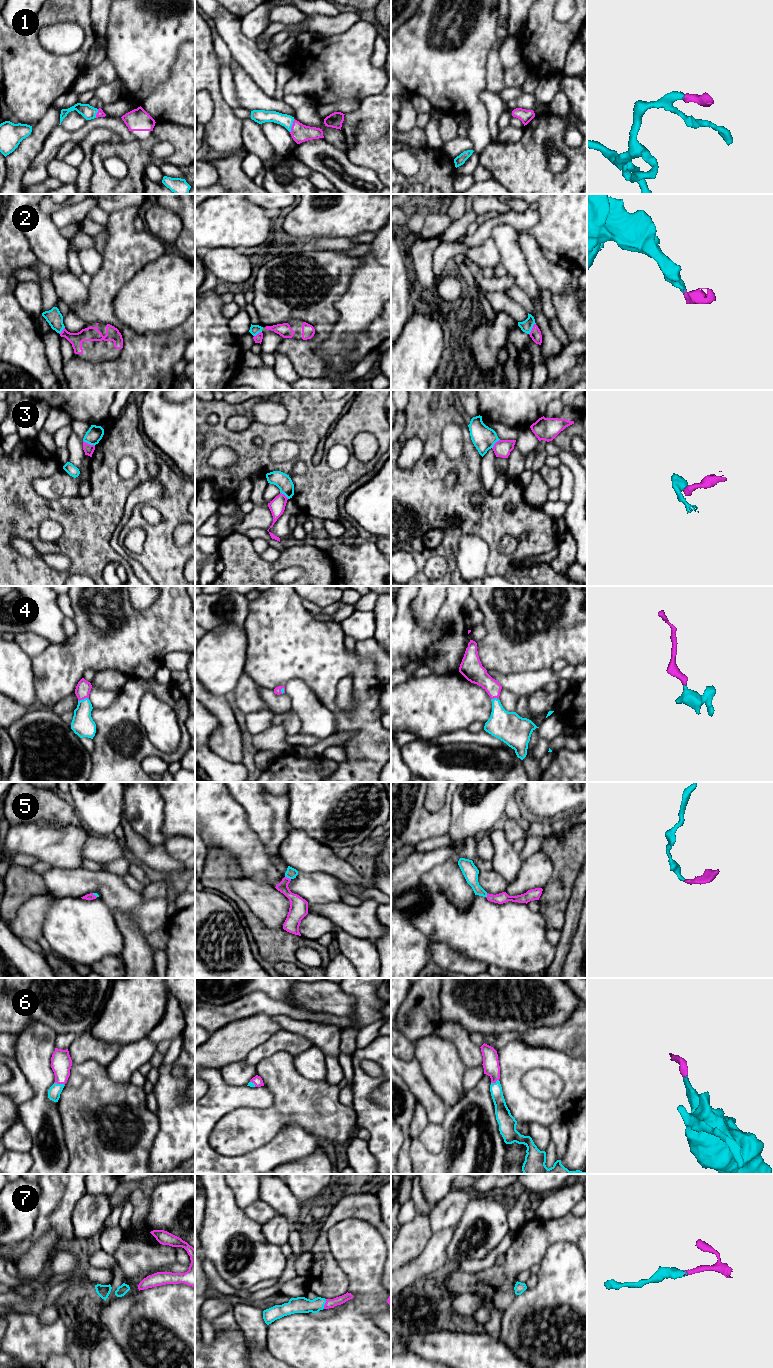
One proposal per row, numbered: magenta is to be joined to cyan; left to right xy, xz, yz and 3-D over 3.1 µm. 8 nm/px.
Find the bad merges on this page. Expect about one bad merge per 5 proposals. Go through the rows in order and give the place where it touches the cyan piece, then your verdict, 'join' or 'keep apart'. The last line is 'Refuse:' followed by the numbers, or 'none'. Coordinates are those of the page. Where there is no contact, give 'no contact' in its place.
1: xz (291, 126) | join
2: yz (531, 329) | join
3: xy (89, 443) | keep apart
4: xy (83, 699) | join
5: xz (288, 877) | join
6: xy (59, 1084) | join
7: xz (324, 1304) | join
Refuse: 3

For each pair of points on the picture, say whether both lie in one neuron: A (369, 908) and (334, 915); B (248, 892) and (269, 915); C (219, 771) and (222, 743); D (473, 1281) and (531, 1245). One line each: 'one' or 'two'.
A: one
B: one
C: two
D: one

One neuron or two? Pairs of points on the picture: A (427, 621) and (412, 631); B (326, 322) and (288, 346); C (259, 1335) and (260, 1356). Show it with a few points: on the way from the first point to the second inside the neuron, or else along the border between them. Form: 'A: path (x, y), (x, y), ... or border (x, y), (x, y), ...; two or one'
A: border (411, 603), (416, 621), (429, 631); two
B: path (321, 333), (309, 346), (299, 346); one
C: border (246, 1341), (260, 1348), (266, 1347); two

